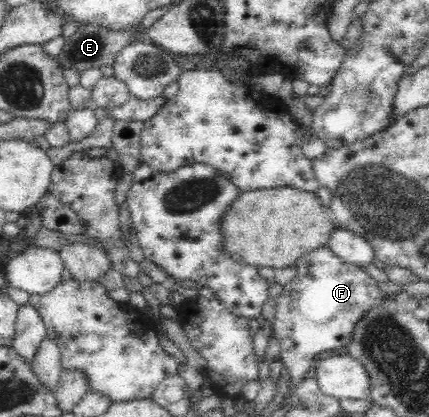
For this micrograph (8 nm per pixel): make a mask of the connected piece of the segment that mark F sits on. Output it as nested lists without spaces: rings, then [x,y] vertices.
[[[323,246],[303,254],[296,261],[298,273],[294,279],[288,281],[281,293],[276,297],[276,318],[274,323],[274,336],[280,343],[281,354],[279,361],[287,366],[291,373],[290,389],[293,390],[306,378],[305,373],[311,375],[315,362],[319,357],[330,353],[342,352],[351,341],[351,329],[359,317],[379,305],[383,297],[389,297],[386,292],[381,292],[375,284],[375,280],[363,270],[363,268],[347,263],[333,254],[329,248]]]

